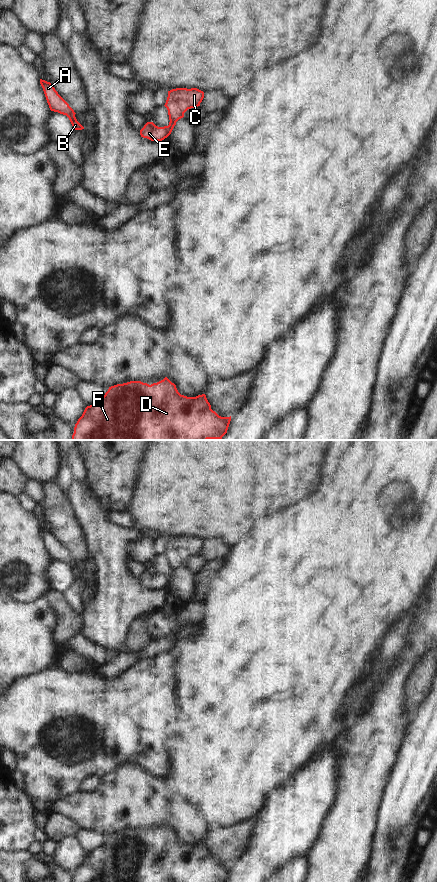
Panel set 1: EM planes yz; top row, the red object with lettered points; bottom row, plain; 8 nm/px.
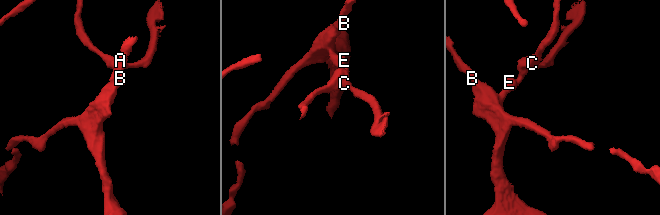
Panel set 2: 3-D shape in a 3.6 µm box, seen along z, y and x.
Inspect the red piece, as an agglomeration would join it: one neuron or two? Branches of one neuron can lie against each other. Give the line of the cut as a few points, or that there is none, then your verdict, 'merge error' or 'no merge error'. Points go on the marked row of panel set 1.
cut none; no merge error

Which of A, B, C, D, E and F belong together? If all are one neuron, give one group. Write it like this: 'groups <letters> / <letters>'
groups A B C D E F

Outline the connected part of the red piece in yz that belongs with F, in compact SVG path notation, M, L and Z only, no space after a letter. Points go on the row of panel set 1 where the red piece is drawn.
M167 377L151 385L130 381L109 387L105 395L87 406L74 427L71 440L208 440L218 439L227 433L230 417L221 417L211 409L206 395L181 395Z

